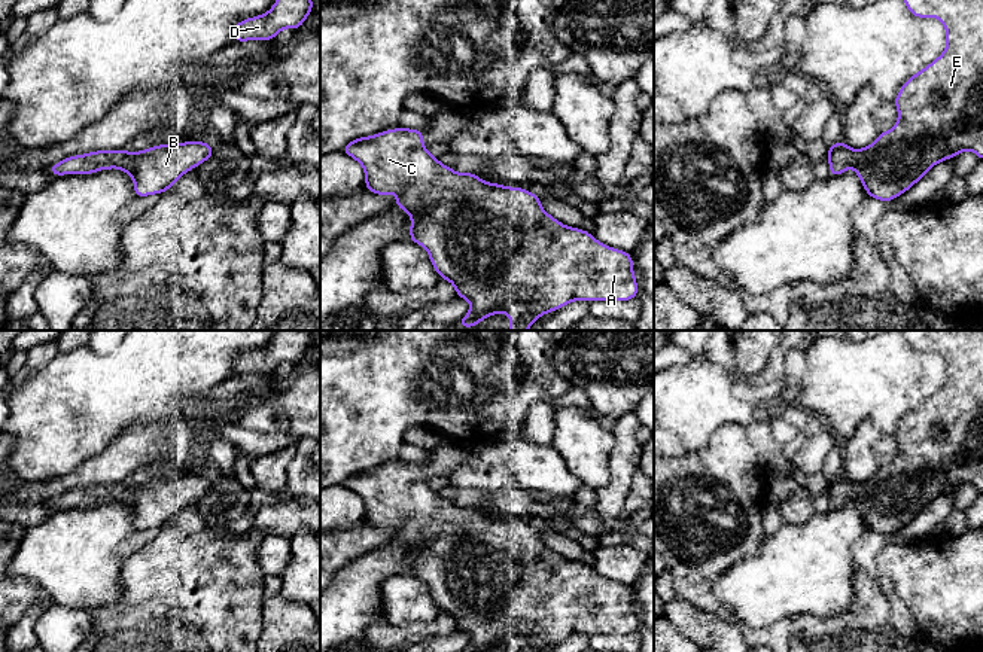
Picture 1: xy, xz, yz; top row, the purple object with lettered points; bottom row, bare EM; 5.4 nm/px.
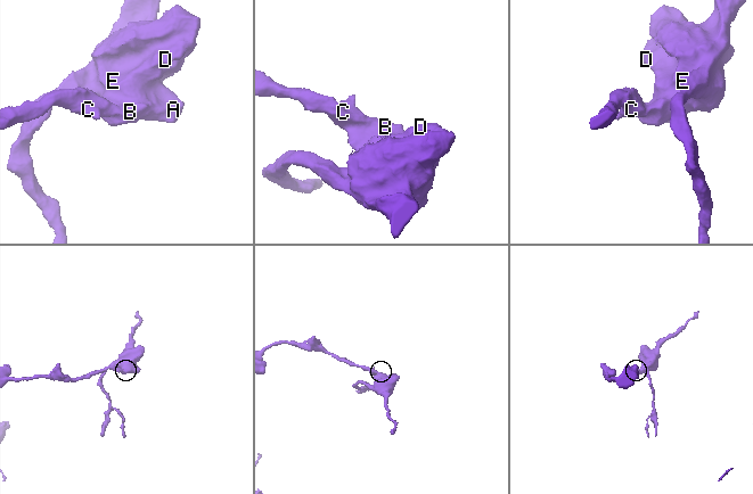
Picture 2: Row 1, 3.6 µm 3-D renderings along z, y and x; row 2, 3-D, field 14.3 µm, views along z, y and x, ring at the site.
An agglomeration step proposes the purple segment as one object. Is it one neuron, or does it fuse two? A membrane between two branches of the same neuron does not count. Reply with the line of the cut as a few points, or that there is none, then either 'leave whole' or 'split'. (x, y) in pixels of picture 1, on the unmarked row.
no cut | leave whole

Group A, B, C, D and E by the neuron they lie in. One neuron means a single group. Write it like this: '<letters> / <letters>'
A B C D E

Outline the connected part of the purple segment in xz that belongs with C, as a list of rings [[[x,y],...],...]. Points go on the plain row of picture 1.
[[[396,461],[347,476],[343,485],[365,505],[368,525],[396,528],[396,540],[411,549],[410,573],[429,587],[439,612],[448,613],[459,631],[471,637],[463,652],[487,652],[497,646],[509,652],[539,652],[572,634],[630,634],[637,631],[633,591],[602,578],[590,566],[560,557],[541,539],[541,530],[523,521],[484,515],[478,508],[456,506],[430,488],[423,478],[423,463]]]

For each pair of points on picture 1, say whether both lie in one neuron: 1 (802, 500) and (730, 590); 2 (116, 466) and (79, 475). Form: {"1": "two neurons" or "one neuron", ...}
{"1": "two neurons", "2": "one neuron"}

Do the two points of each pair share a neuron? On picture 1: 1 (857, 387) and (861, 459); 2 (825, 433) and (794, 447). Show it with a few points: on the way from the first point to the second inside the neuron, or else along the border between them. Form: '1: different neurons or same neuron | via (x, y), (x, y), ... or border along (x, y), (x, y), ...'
1: different neurons | border along (882, 433), (869, 420), (864, 420), (842, 444)
2: different neurons | border along (807, 438), (790, 460)

